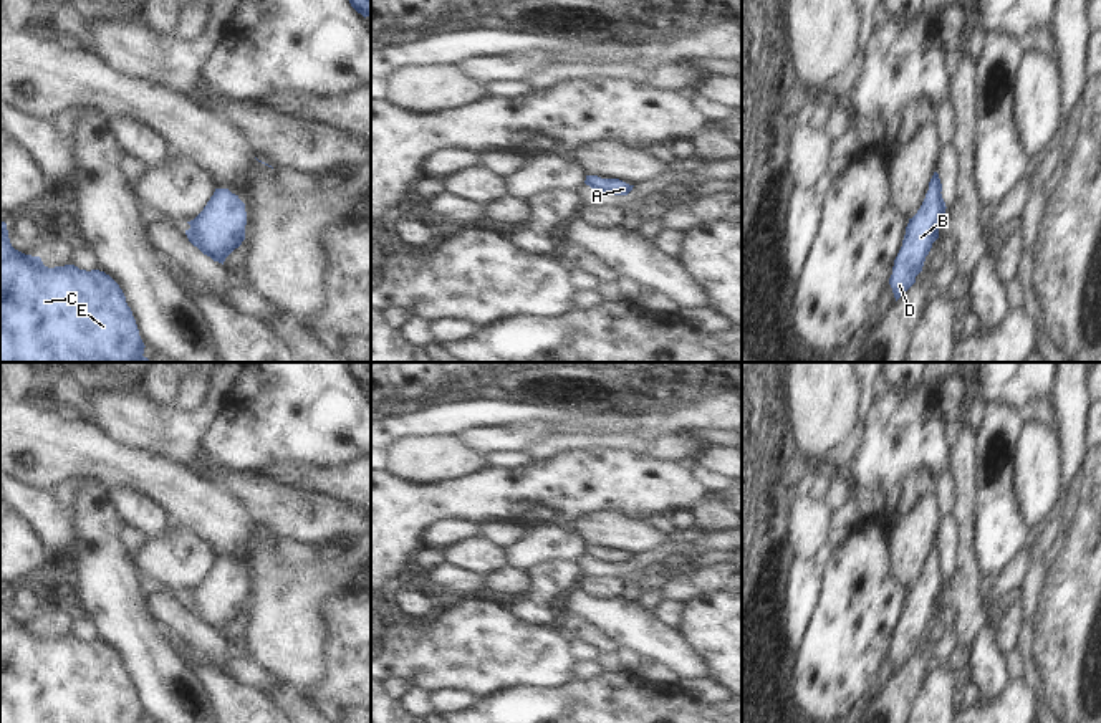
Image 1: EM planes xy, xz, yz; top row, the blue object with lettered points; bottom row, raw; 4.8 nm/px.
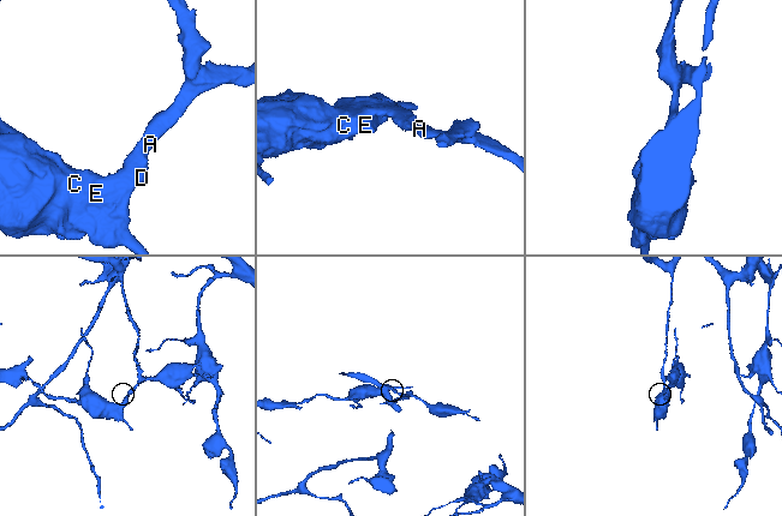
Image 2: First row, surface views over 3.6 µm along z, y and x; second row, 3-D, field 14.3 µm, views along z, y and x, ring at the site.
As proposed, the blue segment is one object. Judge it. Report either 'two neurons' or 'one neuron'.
one neuron

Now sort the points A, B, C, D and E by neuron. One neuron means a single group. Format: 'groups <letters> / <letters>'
groups A B C D E

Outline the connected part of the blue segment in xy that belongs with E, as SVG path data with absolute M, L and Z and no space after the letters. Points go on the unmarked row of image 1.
M0 591L0 723L144 723L119 655L104 642L75 635L48 639L15 620Z

